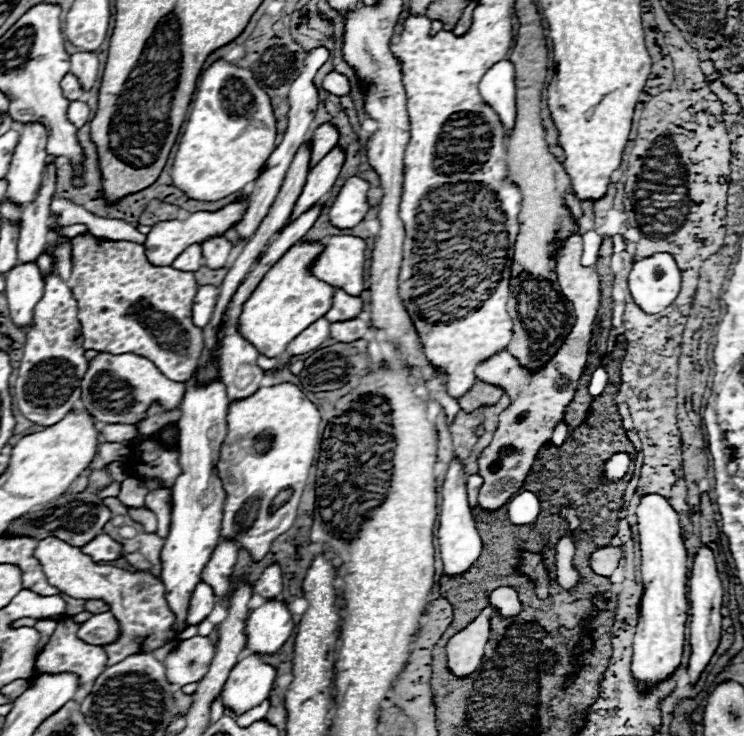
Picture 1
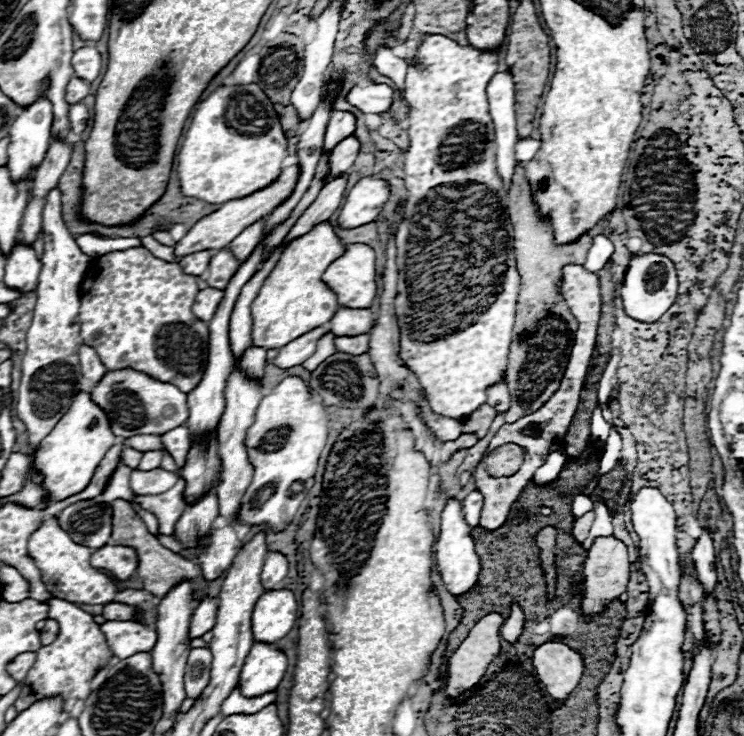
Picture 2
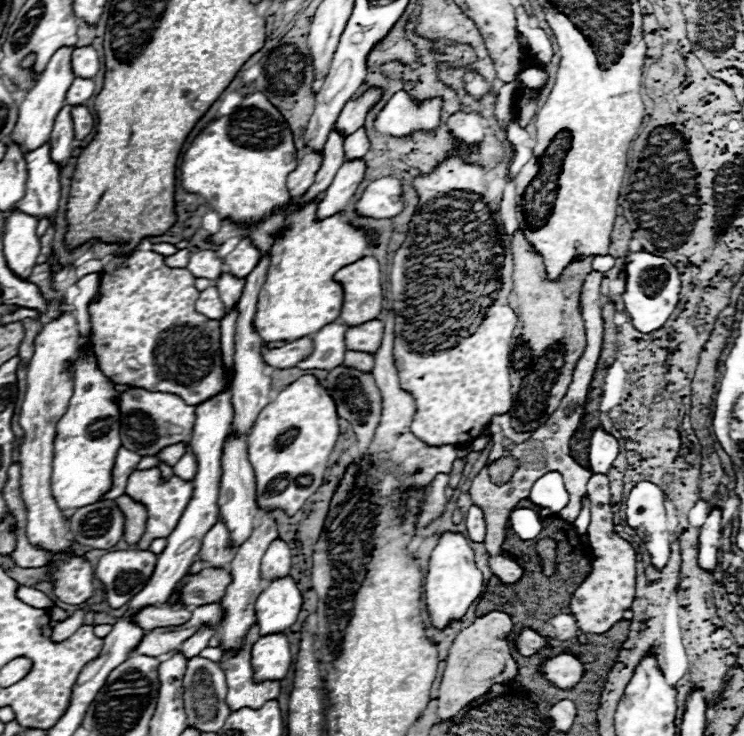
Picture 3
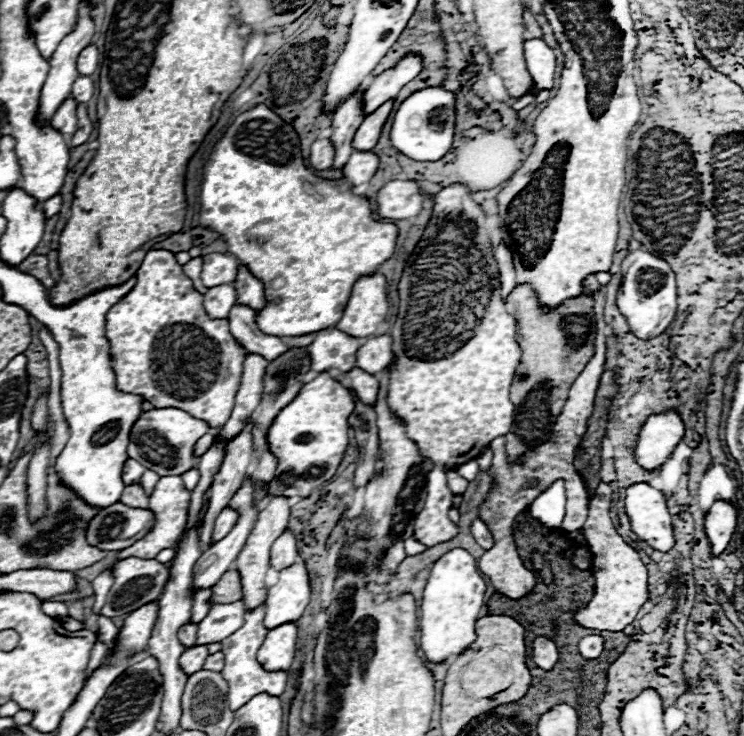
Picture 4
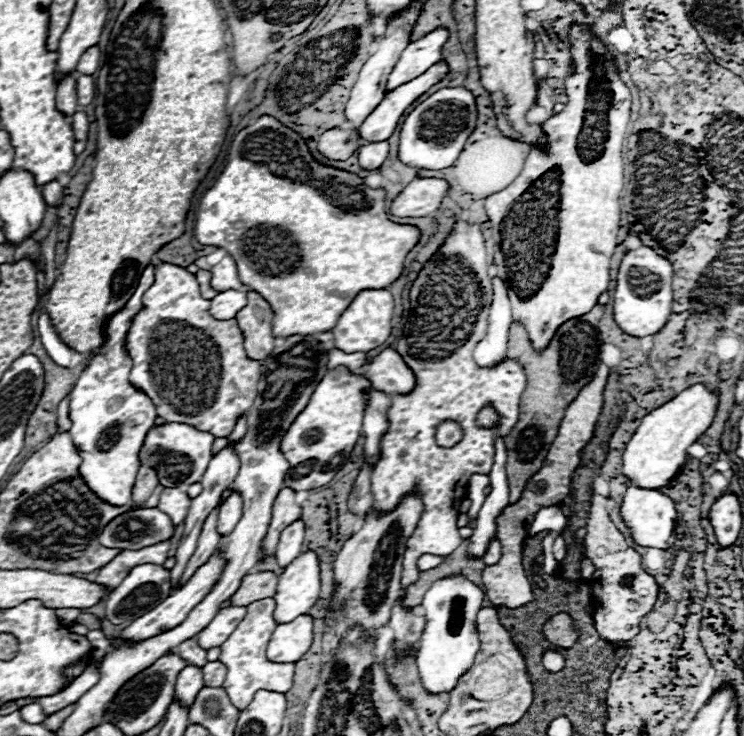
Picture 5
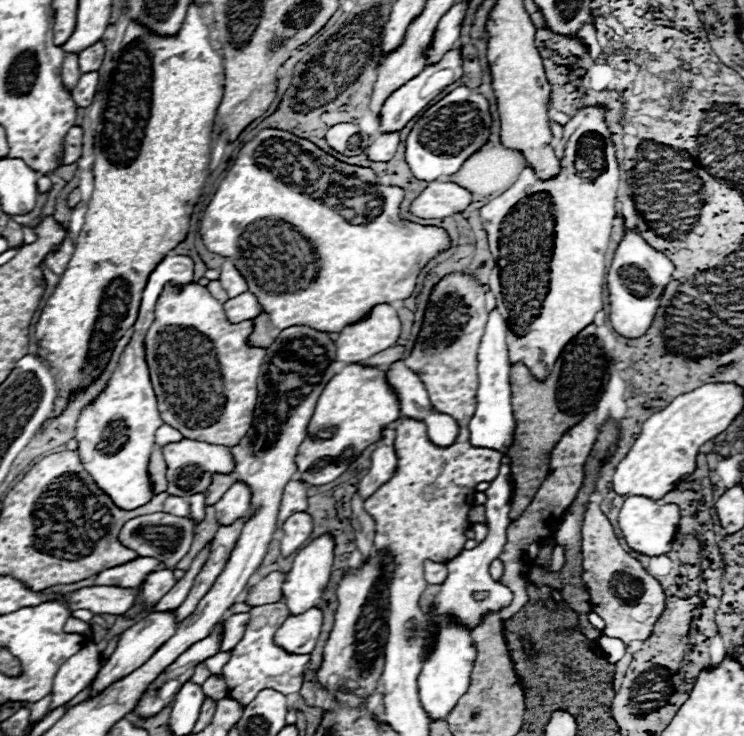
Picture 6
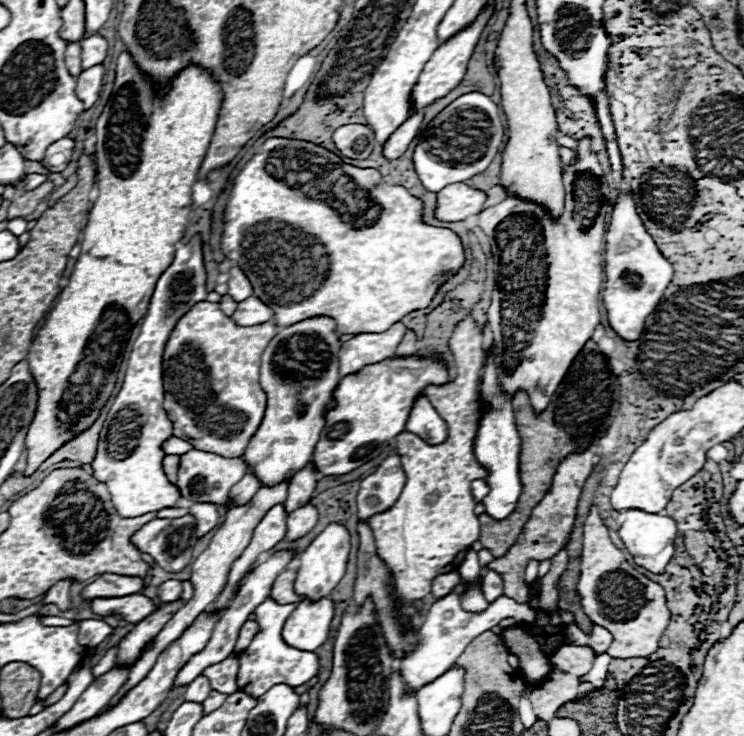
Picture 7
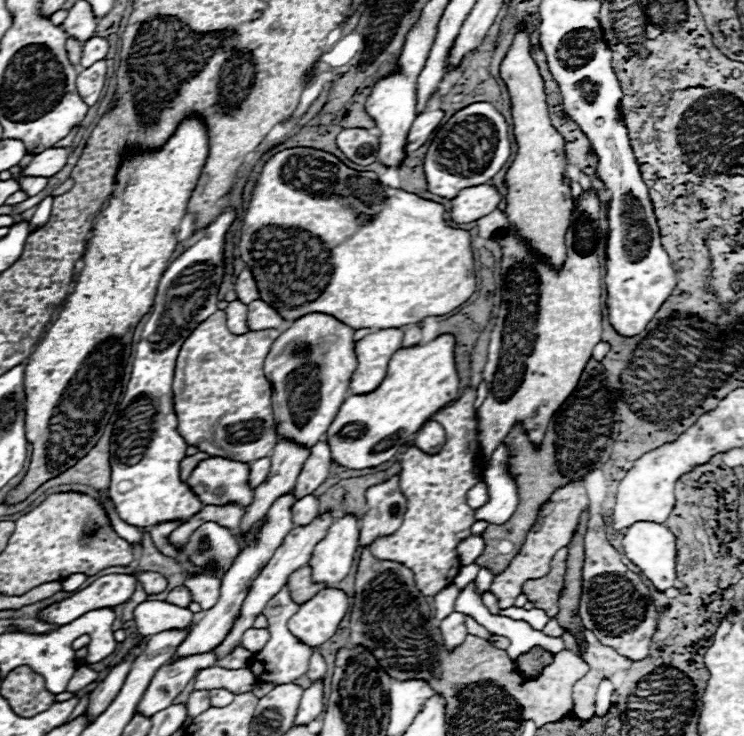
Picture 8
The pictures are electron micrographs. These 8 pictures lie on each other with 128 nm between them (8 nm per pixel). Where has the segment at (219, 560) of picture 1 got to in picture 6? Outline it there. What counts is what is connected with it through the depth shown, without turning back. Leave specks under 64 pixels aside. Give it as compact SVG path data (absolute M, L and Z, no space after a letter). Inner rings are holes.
M234 482L230 490L214 504L216 506L216 518L220 524L232 524L236 518L244 516L250 508L252 492L244 482Z

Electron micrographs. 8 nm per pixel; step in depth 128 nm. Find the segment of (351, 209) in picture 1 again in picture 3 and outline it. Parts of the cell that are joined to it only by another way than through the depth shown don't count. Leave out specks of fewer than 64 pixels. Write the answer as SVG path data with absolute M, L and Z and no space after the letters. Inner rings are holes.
M386 176L374 180L358 202L358 212L370 218L394 218L404 210L402 182Z

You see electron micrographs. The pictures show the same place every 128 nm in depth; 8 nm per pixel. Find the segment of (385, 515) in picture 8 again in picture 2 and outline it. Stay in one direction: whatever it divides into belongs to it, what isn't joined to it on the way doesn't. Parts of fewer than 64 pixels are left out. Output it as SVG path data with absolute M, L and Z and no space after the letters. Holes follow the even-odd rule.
M364 334L364 336L356 336L356 338L336 338L336 348L338 350L342 350L342 352L346 352L346 354L354 354L354 356L358 356L358 354L364 354L364 352L368 352L370 348L368 348L368 336Z

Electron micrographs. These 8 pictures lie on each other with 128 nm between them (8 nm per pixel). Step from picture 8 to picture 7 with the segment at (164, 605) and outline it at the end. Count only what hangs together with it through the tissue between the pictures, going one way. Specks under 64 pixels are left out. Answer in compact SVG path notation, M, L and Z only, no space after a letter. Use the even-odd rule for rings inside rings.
M130 594L124 598L96 598L92 600L92 610L102 616L118 616L130 624L138 624L158 610L158 606L142 594Z

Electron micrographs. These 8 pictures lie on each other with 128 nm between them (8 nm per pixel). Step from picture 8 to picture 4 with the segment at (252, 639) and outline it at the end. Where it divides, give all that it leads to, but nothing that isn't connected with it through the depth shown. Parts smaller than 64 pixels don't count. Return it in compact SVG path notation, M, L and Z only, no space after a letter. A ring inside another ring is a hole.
M232 602L232 604L214 604L210 614L198 622L198 644L212 644L222 642L238 626L244 622L244 602Z

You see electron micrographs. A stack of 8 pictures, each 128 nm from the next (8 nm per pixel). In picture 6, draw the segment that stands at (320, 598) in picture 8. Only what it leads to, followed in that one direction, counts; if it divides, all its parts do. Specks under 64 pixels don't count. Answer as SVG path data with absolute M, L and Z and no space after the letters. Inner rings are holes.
M310 608L304 614L290 614L286 622L276 630L274 640L278 646L292 654L310 654L322 632L320 608Z

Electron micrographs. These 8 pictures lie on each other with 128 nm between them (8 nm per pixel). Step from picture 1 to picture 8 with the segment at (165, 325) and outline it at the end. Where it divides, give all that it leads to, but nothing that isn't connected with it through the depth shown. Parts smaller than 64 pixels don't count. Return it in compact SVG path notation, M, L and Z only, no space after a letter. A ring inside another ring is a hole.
M218 310L204 320L182 344L174 372L174 410L178 414L180 434L190 446L198 446L200 452L234 458L238 462L254 462L272 454L278 442L278 426L272 414L272 384L264 376L264 358L272 342L282 330L252 330L248 334L232 334L226 326L226 312Z

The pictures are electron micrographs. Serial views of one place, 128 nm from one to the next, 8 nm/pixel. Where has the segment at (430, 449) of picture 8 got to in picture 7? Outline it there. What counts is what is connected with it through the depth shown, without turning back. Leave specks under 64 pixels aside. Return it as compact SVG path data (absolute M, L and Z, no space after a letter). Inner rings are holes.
M420 396L416 402L418 404L412 408L406 430L418 434L424 442L442 444L448 438L446 422L438 416L438 412L434 410L434 406L428 402L426 396Z

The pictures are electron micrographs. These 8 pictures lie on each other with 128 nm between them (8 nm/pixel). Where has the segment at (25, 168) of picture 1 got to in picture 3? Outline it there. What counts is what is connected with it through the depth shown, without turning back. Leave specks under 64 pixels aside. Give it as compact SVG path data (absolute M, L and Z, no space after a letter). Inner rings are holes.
M62 48L62 50L58 50L50 58L50 62L48 62L46 70L42 72L40 80L36 82L36 86L28 92L28 96L20 104L18 124L16 124L14 132L10 134L10 138L16 140L26 150L34 150L34 148L38 148L38 146L42 146L42 144L48 142L50 132L52 132L52 126L54 126L54 118L62 110L62 106L66 104L64 102L66 100L66 92L68 92L72 80L76 78L76 74L72 72L72 66L70 66L72 52L74 52L74 48Z

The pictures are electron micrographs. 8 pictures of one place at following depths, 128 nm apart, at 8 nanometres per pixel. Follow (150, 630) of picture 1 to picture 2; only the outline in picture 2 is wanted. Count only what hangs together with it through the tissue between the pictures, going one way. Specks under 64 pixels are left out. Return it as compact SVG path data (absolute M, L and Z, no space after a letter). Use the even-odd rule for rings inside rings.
M52 516L48 520L44 520L36 530L34 534L30 534L30 542L28 542L28 552L34 560L34 564L38 566L40 574L42 574L42 582L46 586L46 590L54 596L54 598L60 598L60 600L66 600L66 602L72 602L72 604L106 604L106 602L122 602L122 604L128 604L128 606L138 606L146 612L146 618L142 624L156 624L156 604L154 604L154 598L152 594L146 594L144 590L116 590L116 584L114 580L92 568L90 566L90 556L92 556L92 550L86 548L86 546L80 546L76 544L60 526L58 526L58 520Z

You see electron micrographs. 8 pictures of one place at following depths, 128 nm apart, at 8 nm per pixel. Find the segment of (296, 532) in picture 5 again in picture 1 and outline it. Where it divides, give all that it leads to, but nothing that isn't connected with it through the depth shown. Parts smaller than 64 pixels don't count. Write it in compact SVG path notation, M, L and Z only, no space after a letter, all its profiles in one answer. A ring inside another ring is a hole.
M270 564L258 578L254 592L264 596L266 600L278 598L282 592L282 568L278 564Z

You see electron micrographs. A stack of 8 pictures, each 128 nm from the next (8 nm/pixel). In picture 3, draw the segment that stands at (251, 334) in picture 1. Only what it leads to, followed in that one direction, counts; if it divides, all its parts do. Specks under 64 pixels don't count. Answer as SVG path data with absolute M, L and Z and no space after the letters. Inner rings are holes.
M262 92L246 96L244 104L232 116L218 118L206 126L186 150L180 166L182 186L188 192L200 194L220 218L230 218L250 228L247 236L254 246L262 254L270 254L270 270L266 272L254 318L256 332L266 342L298 340L334 322L342 312L344 300L344 288L334 280L334 274L342 266L364 258L372 240L372 232L340 220L340 212L318 220L316 208L324 194L296 208L298 200L292 200L286 188L288 174L296 166L298 158L292 132ZM283 227L289 227L289 231L277 237Z

